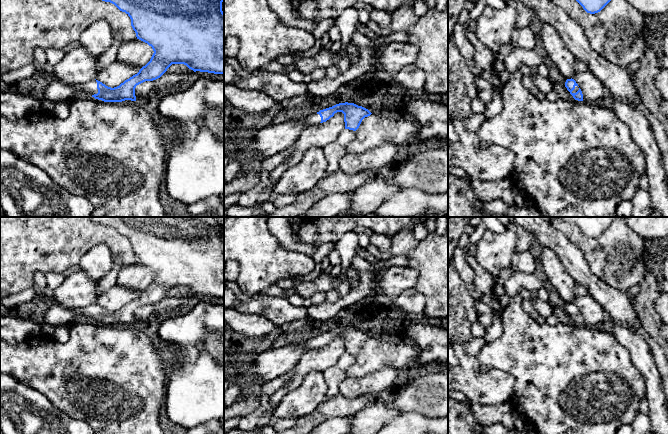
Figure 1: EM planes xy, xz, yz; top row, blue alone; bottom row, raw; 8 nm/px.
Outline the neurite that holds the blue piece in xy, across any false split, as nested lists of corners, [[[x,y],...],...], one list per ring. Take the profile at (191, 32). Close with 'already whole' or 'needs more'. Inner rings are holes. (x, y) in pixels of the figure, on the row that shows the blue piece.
[[[102,0],[114,4],[131,19],[131,26],[137,39],[152,47],[154,53],[150,61],[139,72],[125,80],[119,86],[111,88],[98,80],[92,80],[79,86],[70,86],[52,81],[45,91],[45,99],[50,102],[70,102],[78,96],[92,96],[104,102],[136,101],[135,88],[145,81],[160,78],[172,64],[184,64],[194,72],[208,72],[224,75],[224,12],[223,0]]]; needs more

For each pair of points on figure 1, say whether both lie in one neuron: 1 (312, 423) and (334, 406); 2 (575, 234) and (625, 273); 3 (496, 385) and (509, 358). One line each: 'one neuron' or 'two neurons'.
1: one neuron
2: one neuron
3: two neurons

